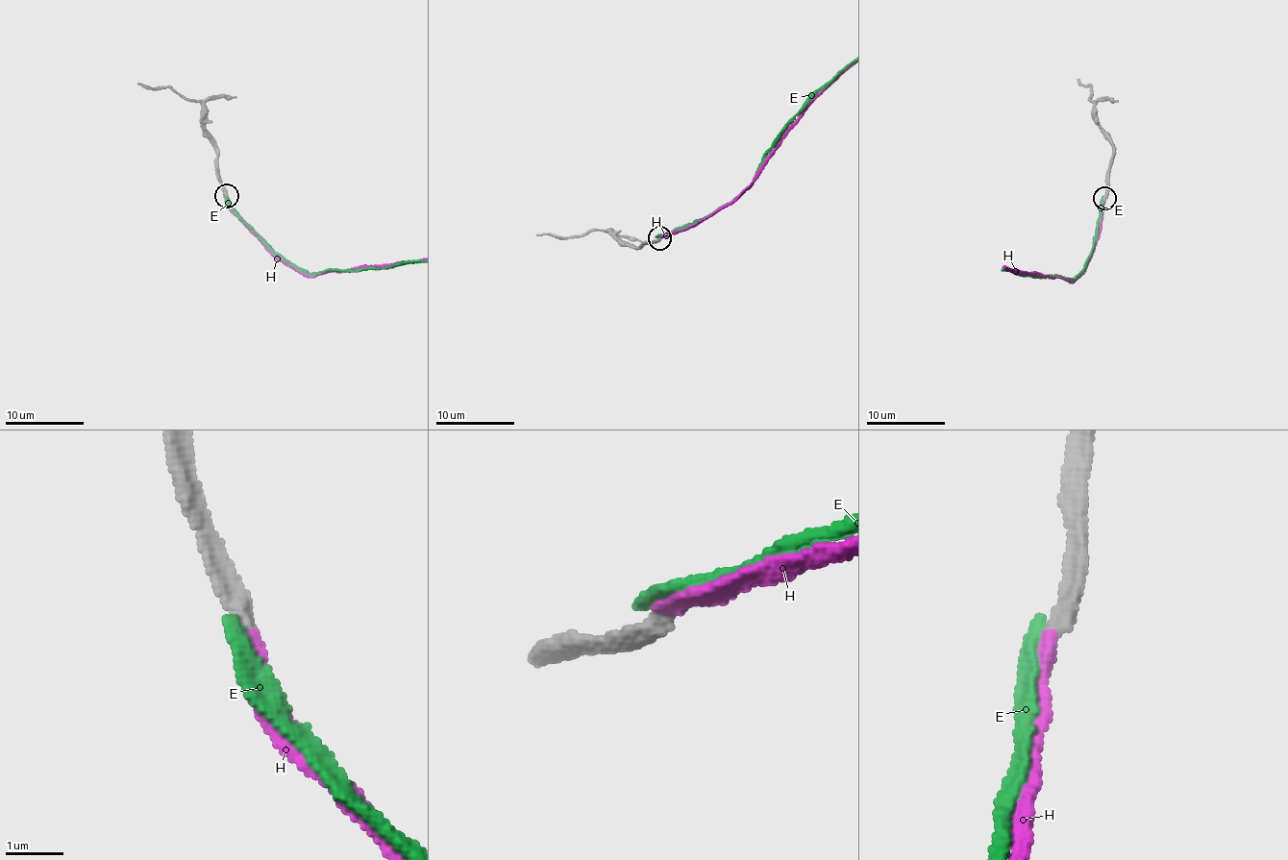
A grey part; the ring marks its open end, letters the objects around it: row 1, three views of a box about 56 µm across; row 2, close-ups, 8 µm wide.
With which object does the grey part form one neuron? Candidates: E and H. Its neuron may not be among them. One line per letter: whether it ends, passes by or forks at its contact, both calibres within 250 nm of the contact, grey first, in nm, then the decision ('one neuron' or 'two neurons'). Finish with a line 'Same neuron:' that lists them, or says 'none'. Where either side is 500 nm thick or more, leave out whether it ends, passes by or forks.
E: it ends | 320/260 nm | two neurons
H: it ends | 280/240 nm | one neuron
Same neuron: H

